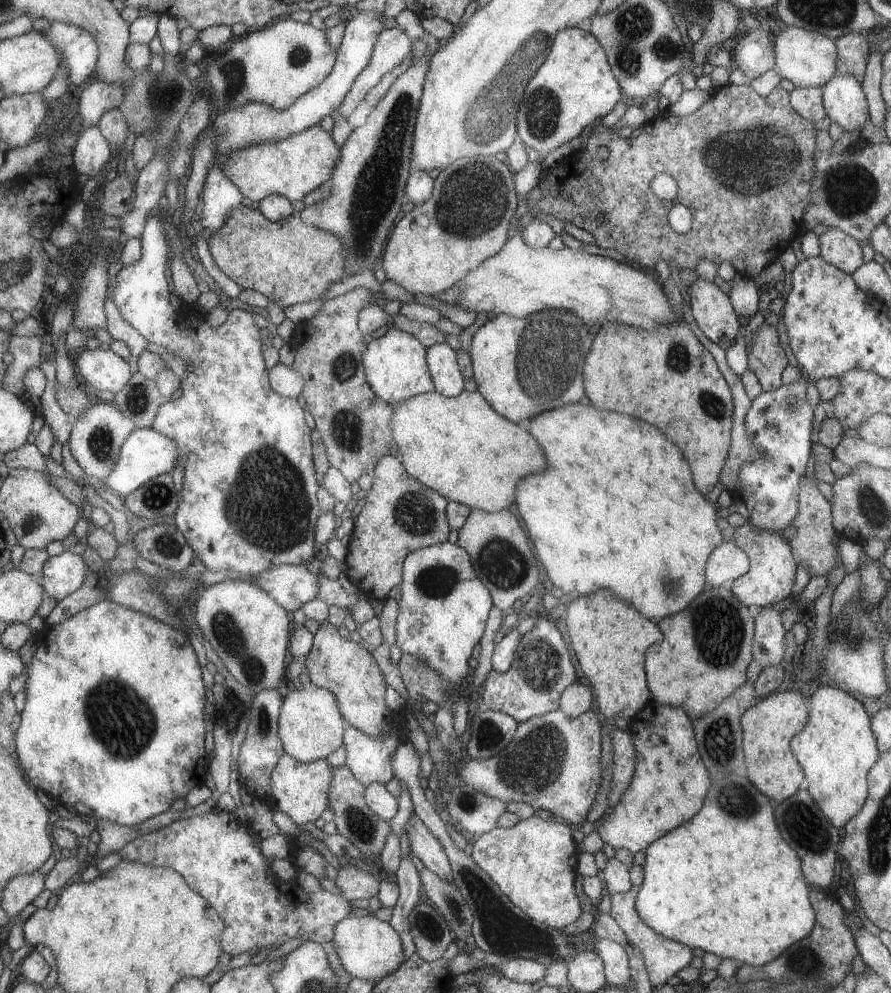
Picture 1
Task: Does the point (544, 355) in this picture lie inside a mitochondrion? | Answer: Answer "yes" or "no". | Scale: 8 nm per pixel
yes

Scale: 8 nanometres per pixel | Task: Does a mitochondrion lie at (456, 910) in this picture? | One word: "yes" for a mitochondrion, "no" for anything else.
yes

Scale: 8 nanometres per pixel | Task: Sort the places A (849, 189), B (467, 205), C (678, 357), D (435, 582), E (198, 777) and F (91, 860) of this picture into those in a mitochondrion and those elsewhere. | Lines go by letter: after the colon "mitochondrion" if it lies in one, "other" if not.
A: mitochondrion
B: mitochondrion
C: mitochondrion
D: mitochondrion
E: other
F: other

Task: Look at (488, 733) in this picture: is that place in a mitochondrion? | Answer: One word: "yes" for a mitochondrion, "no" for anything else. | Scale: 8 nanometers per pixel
yes

